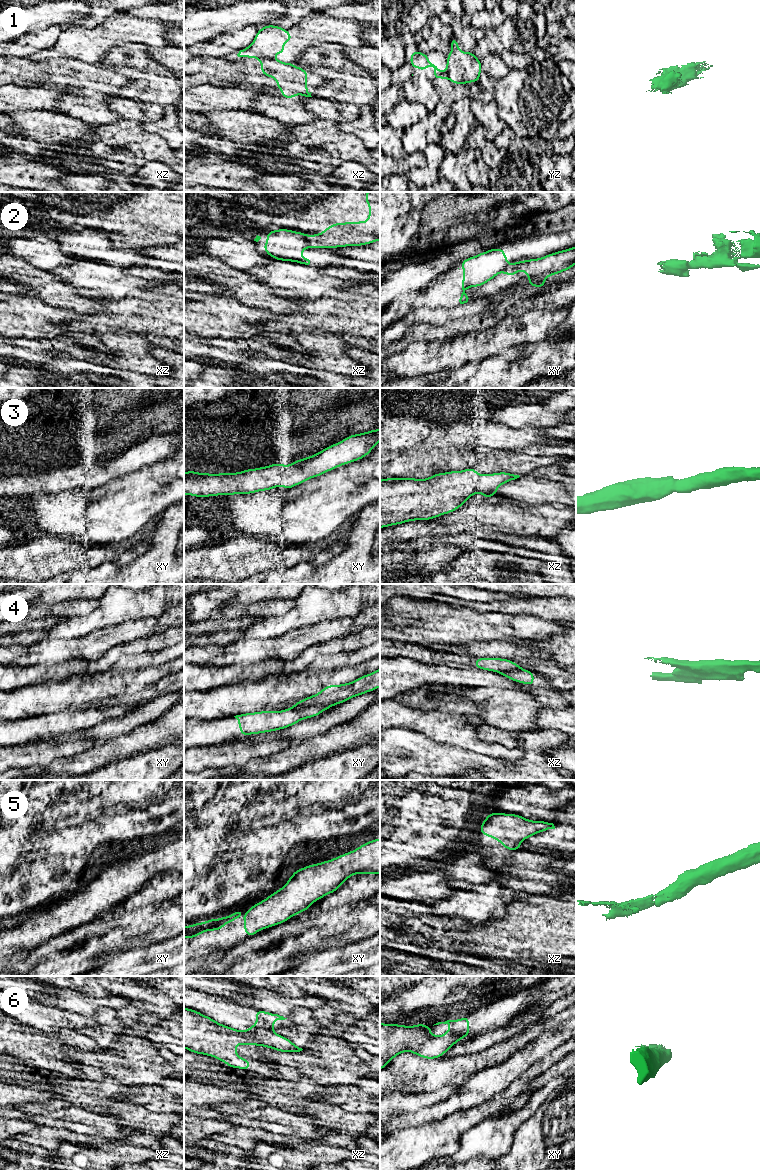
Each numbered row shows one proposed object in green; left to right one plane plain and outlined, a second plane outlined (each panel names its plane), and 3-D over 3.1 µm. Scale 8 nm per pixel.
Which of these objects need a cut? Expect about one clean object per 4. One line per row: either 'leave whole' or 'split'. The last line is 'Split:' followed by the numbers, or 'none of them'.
1: split
2: split
3: leave whole
4: split
5: leave whole
6: split
Split: 1, 2, 4, 6

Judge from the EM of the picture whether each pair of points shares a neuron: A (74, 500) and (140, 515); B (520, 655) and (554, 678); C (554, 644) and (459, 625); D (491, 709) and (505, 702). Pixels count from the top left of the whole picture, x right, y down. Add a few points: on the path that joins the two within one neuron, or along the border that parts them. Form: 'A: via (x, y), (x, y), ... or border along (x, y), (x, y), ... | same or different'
A: via (90, 513), (123, 513) | same
B: via (528, 658), (546, 670) | same
C: border along (555, 634), (540, 639), (508, 640) | different
D: via (494, 709), (498, 709), (502, 705) | same

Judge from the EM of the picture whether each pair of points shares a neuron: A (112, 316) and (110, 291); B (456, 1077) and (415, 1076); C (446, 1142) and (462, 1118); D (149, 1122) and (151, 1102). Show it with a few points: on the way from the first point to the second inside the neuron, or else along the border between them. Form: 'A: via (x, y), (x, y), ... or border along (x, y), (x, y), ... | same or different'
A: border along (127, 295), (117, 299), (103, 299), (99, 297) | different
B: via (446, 1076), (425, 1076) | same
C: via (448, 1136), (459, 1124) | same
D: border along (128, 1101), (150, 1110) | different

